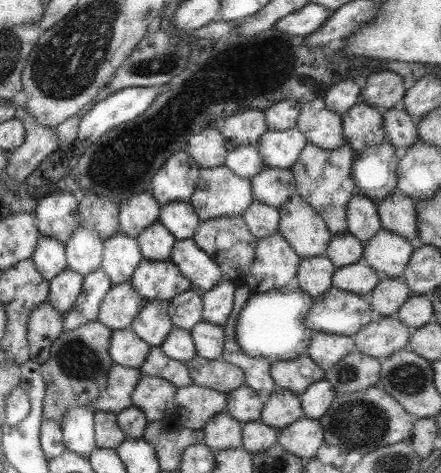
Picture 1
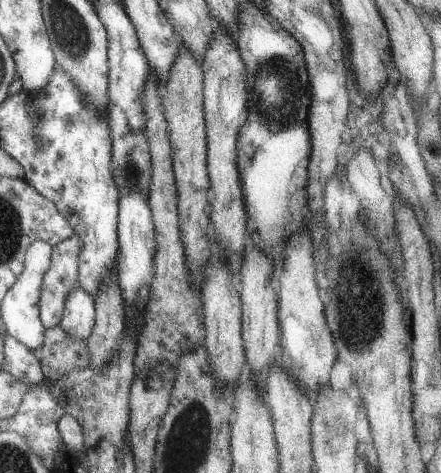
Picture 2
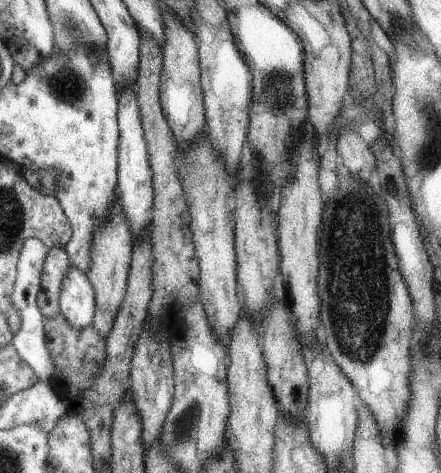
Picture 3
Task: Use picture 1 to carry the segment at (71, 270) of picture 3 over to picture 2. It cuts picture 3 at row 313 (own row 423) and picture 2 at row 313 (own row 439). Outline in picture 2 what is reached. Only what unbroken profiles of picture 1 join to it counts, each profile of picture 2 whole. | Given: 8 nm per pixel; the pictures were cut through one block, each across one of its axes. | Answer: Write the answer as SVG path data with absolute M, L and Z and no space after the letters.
M77 286L65 298L59 326L73 340L87 340L91 336L93 324L95 324L95 300L91 294L87 294L87 290Z

